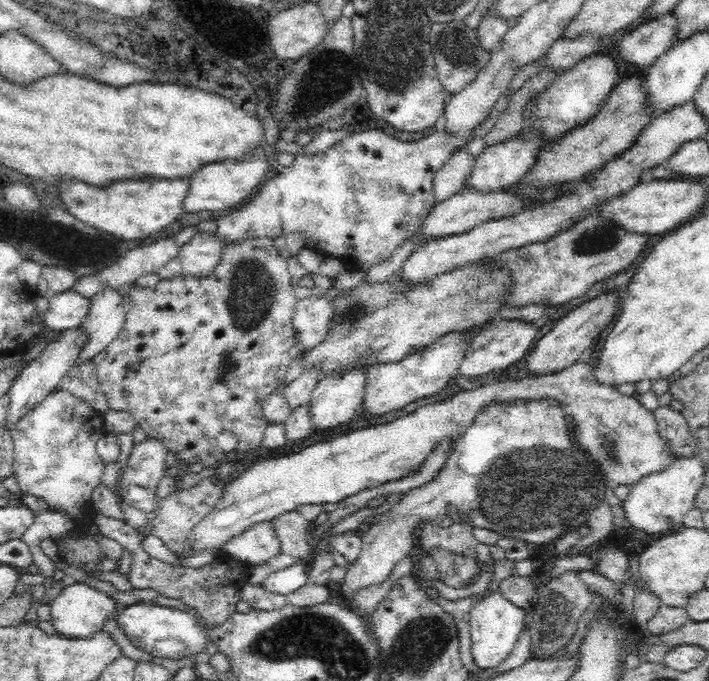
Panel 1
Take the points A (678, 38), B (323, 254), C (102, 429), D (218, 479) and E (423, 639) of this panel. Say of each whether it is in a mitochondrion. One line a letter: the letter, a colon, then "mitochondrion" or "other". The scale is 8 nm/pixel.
A: other
B: other
C: other
D: other
E: mitochondrion

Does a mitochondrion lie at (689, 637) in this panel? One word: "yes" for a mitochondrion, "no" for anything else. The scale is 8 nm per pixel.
no

